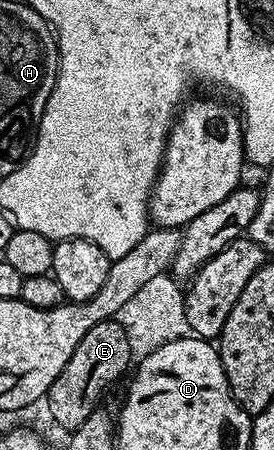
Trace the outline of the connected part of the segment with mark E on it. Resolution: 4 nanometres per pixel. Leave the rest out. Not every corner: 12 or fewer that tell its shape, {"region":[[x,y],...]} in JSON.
{"region":[[118,318],[95,323],[49,385],[45,404],[67,433],[85,425],[126,376]]}

